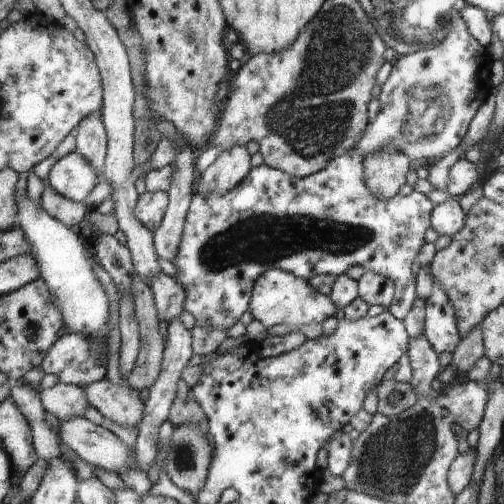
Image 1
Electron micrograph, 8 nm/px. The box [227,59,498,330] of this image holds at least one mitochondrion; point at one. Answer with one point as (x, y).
(429, 106)

